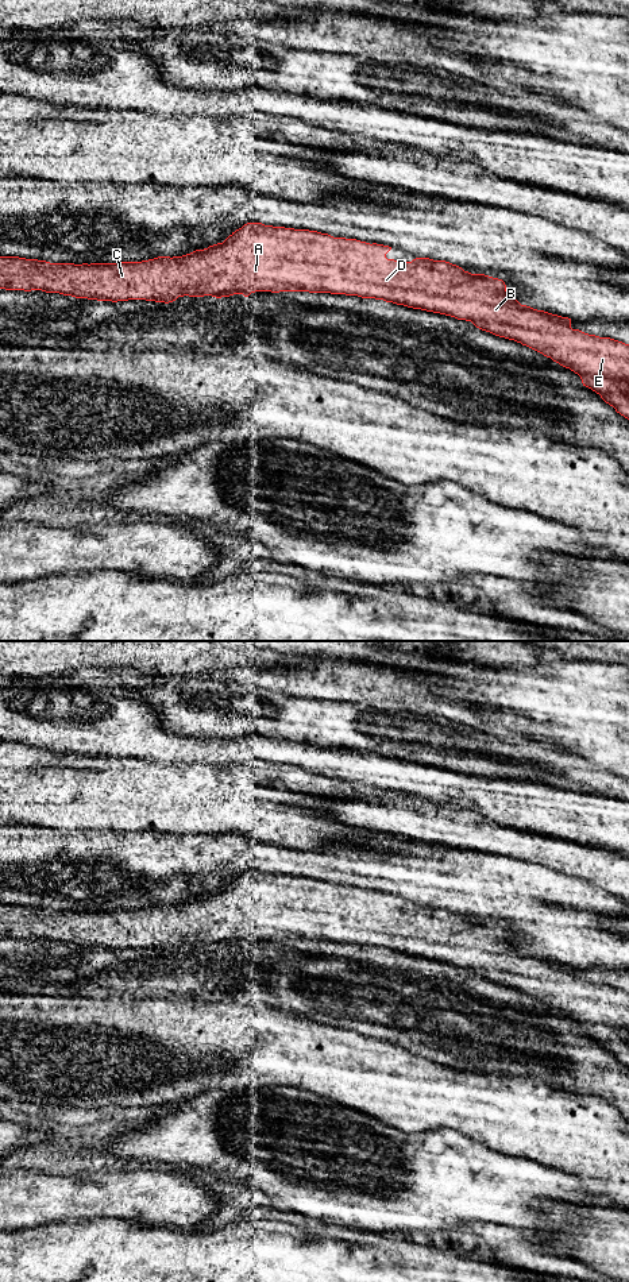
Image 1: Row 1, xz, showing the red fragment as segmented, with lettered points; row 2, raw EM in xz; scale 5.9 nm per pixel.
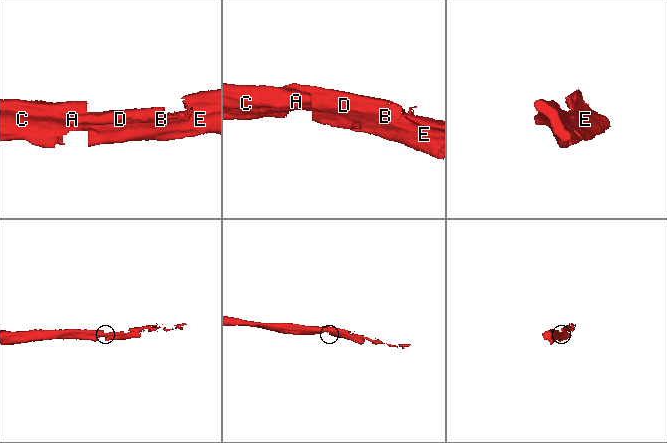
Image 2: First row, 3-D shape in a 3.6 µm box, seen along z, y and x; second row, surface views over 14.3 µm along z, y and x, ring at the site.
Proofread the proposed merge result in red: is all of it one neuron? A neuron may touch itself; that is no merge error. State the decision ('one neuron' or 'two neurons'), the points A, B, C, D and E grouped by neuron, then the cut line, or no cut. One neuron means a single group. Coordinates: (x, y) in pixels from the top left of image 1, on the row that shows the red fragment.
one neuron; A B C D E; no cut

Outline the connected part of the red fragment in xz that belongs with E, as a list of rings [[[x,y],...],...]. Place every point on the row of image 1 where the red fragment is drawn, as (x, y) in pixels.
[[[247,223],[232,232],[223,243],[196,250],[182,256],[158,256],[142,262],[116,263],[50,263],[38,259],[19,256],[0,256],[0,289],[5,290],[42,290],[46,293],[59,293],[76,298],[97,301],[128,301],[146,300],[155,302],[173,302],[178,297],[216,298],[243,294],[248,297],[255,291],[309,291],[358,296],[362,298],[383,300],[413,309],[440,313],[458,320],[471,321],[476,328],[495,336],[514,340],[526,345],[560,366],[578,374],[583,386],[591,389],[601,398],[613,406],[617,413],[629,420],[629,344],[595,335],[584,333],[571,328],[571,318],[537,310],[521,305],[512,293],[506,290],[502,279],[485,274],[471,274],[462,267],[445,260],[429,258],[416,258],[412,262],[387,259],[389,246],[366,243],[356,239],[333,238],[309,229],[294,229],[285,227],[265,225],[262,223]]]

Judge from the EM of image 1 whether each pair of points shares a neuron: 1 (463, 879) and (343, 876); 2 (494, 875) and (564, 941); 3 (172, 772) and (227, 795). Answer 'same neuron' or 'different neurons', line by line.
1: same neuron
2: same neuron
3: same neuron

